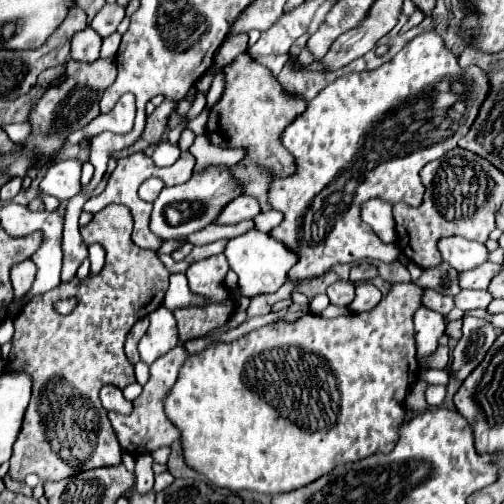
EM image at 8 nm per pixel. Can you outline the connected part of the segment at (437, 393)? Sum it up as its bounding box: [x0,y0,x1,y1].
[426,385,446,407]

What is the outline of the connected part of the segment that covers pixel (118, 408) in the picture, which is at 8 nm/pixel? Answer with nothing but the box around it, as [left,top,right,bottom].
[100,387,132,413]

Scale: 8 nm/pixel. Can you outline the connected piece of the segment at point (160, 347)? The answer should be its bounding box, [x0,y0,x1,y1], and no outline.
[138,307,178,365]

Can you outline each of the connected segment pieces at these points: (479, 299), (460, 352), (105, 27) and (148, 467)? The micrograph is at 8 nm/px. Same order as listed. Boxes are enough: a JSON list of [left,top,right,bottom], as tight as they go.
[[454,289,492,311],[450,317,496,381],[90,3,124,37],[136,453,154,495]]

